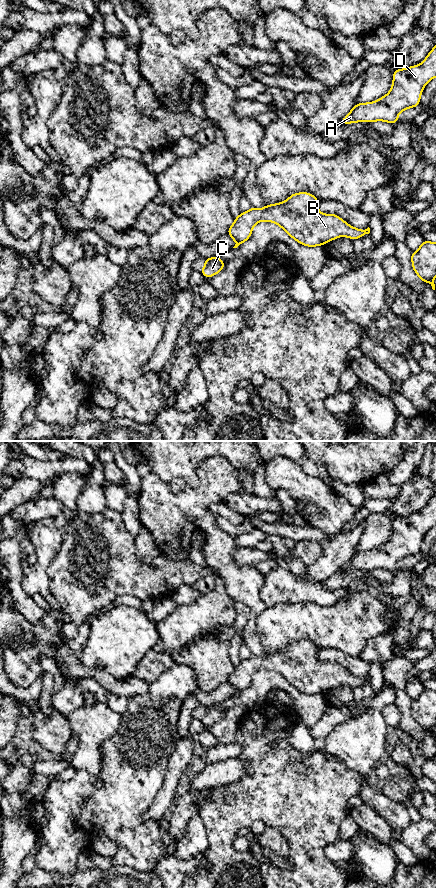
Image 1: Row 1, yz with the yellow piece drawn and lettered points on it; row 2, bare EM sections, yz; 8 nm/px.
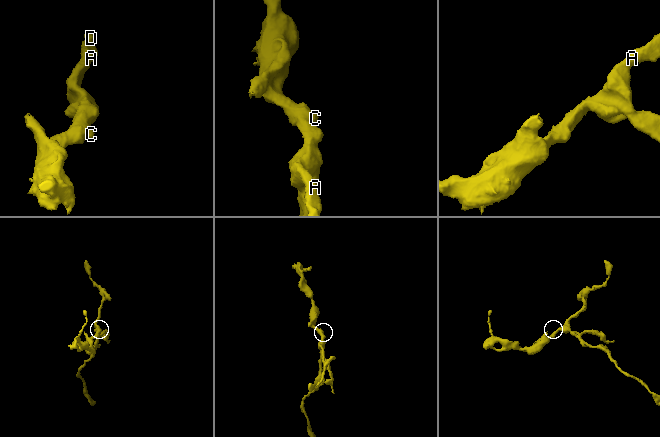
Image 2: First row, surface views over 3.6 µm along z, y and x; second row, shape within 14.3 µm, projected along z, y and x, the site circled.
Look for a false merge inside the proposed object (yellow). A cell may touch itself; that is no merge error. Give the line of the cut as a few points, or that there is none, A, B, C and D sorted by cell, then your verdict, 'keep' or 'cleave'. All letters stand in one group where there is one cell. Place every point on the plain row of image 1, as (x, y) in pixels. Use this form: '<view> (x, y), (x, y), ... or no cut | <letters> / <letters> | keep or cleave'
no cut | A B C D | keep

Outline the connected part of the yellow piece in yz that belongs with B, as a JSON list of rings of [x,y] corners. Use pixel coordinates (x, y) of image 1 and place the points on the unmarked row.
[[[293,641],[284,650],[273,653],[265,652],[264,657],[251,655],[247,660],[241,660],[234,667],[233,673],[227,678],[227,682],[235,688],[235,694],[248,688],[252,682],[253,675],[259,669],[268,669],[278,672],[291,686],[304,694],[315,695],[332,689],[340,684],[345,684],[351,688],[363,685],[370,681],[370,676],[360,678],[347,672],[336,662],[321,662],[318,659],[320,649],[311,641]]]

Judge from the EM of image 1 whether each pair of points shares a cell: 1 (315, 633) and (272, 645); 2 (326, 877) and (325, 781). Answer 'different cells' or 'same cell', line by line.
1: same cell
2: same cell

